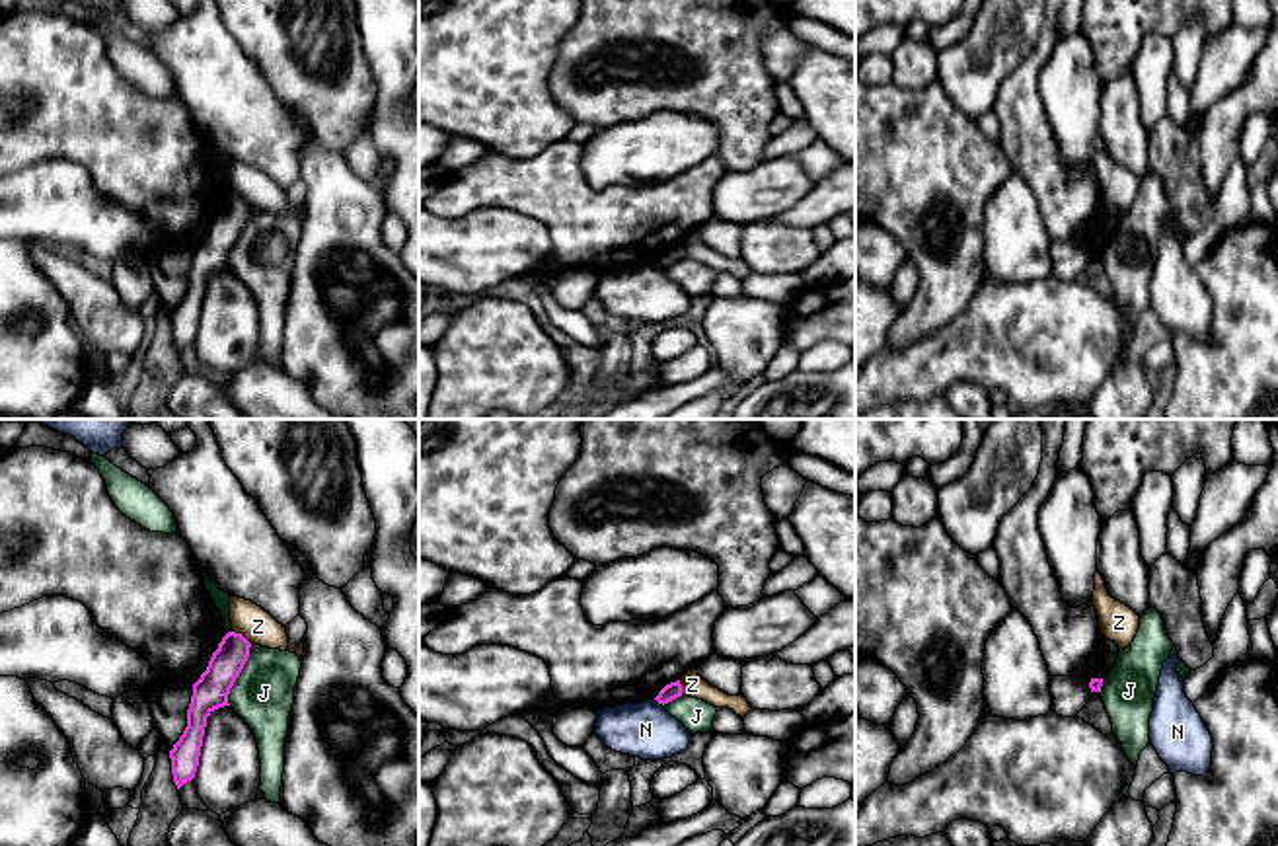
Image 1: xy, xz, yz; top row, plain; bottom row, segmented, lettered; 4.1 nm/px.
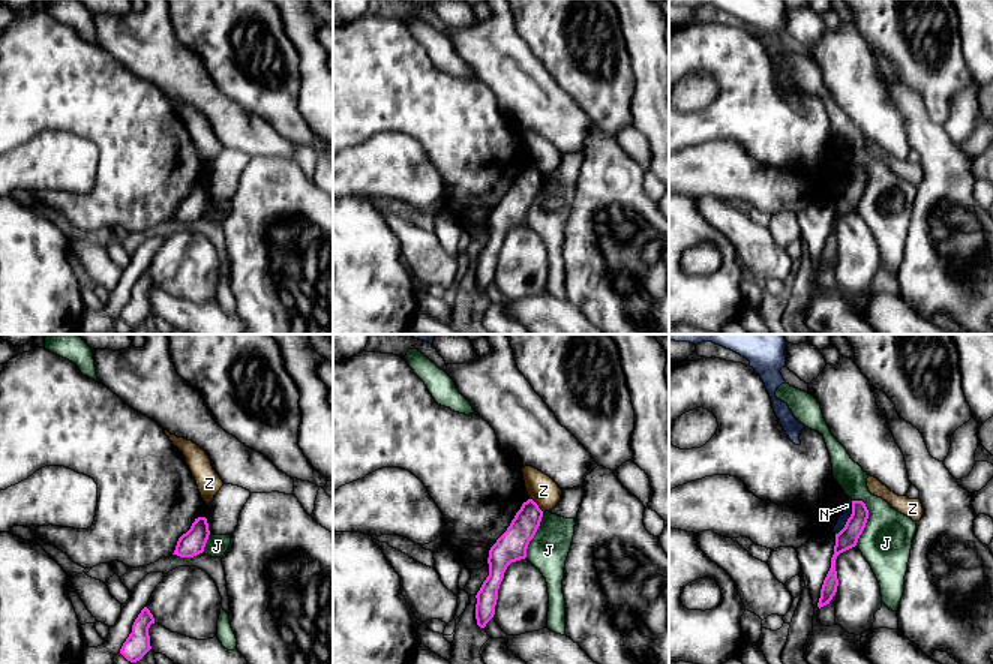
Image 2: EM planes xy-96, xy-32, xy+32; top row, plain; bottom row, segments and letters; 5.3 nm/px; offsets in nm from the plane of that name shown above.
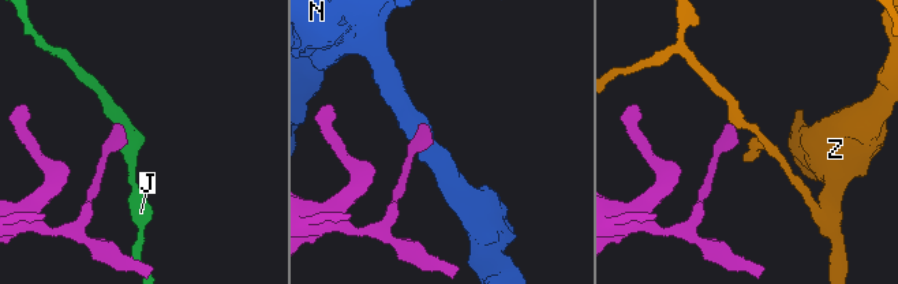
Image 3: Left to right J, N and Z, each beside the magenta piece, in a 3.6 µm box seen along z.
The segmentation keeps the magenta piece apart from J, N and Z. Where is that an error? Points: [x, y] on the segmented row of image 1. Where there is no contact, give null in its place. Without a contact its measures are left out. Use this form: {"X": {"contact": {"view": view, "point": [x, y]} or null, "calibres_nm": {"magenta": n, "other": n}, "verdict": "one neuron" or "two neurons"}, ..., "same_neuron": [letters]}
{"J": {"contact": {"view": "xy", "point": [238, 675]}, "calibres_nm": {"magenta": 150, "other": 260}, "verdict": "two neurons"}, "N": {"contact": {"view": "xz", "point": [659, 702]}, "calibres_nm": {"magenta": 70, "other": 240}, "verdict": "two neurons"}, "Z": {"contact": {"view": "xy", "point": [242, 636]}, "calibres_nm": {"magenta": 140, "other": 140}, "verdict": "two neurons"}, "same_neuron": []}

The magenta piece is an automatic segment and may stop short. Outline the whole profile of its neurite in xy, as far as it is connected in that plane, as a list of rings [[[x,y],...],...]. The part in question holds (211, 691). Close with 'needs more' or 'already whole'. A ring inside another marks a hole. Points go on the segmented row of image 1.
[[[228,632],[212,653],[207,671],[193,684],[187,710],[187,727],[169,750],[171,774],[177,789],[195,778],[207,717],[228,704],[230,688],[240,676],[251,643],[236,632]]] | already whole

